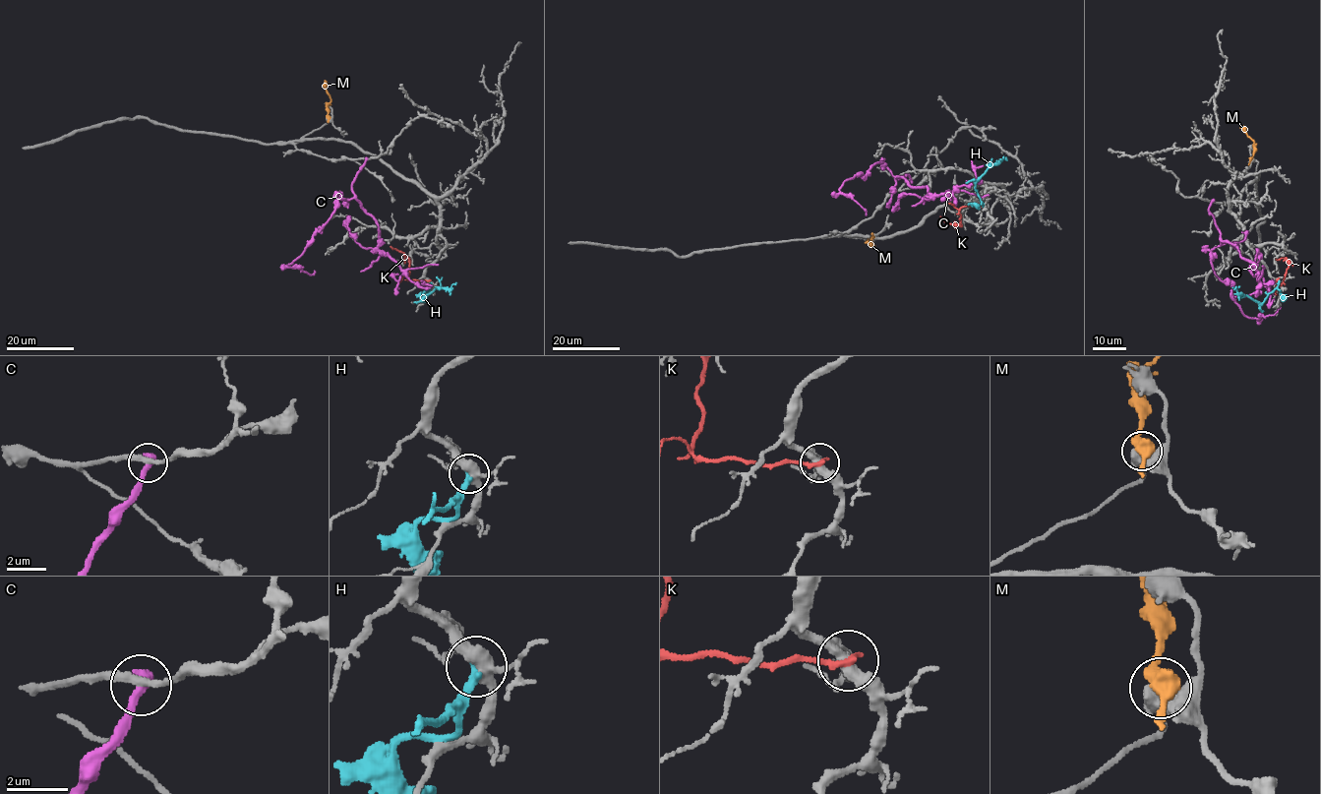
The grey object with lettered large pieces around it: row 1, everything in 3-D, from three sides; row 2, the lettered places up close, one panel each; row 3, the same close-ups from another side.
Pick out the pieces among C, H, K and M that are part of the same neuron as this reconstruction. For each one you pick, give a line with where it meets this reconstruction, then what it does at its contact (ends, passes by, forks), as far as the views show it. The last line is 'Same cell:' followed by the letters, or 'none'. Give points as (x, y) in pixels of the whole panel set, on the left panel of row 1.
Same cell: none

